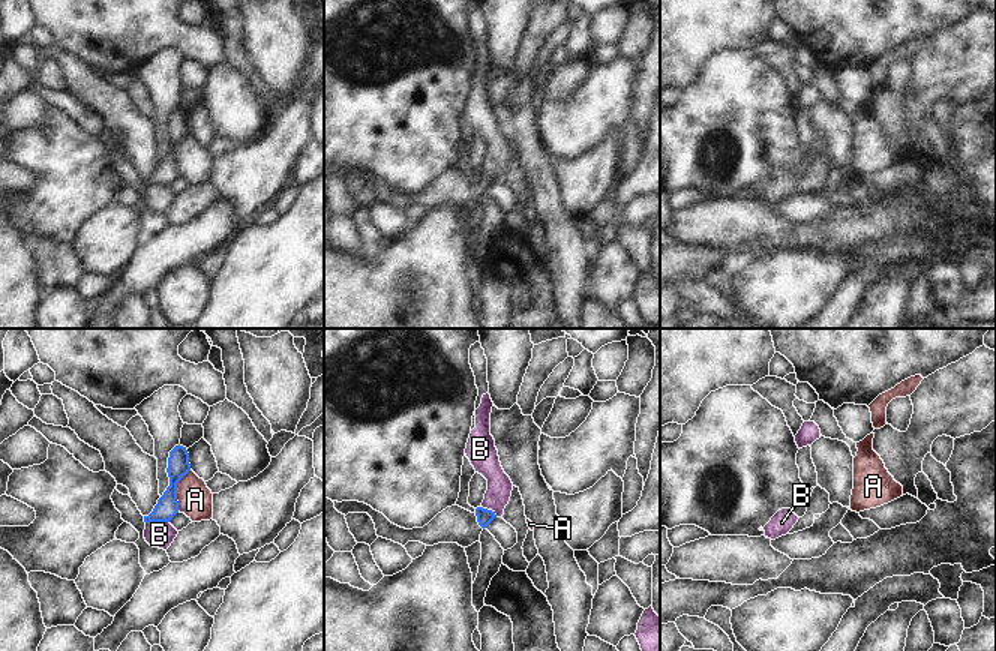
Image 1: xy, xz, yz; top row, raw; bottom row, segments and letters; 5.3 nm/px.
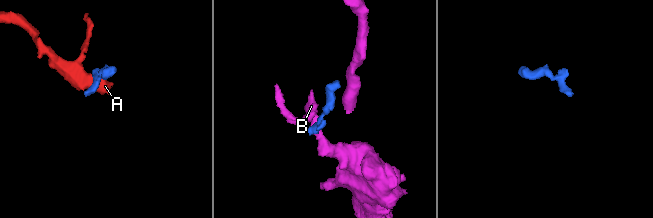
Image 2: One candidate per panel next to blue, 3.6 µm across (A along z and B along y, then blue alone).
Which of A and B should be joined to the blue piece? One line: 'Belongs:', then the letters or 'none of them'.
Belongs: none of them

